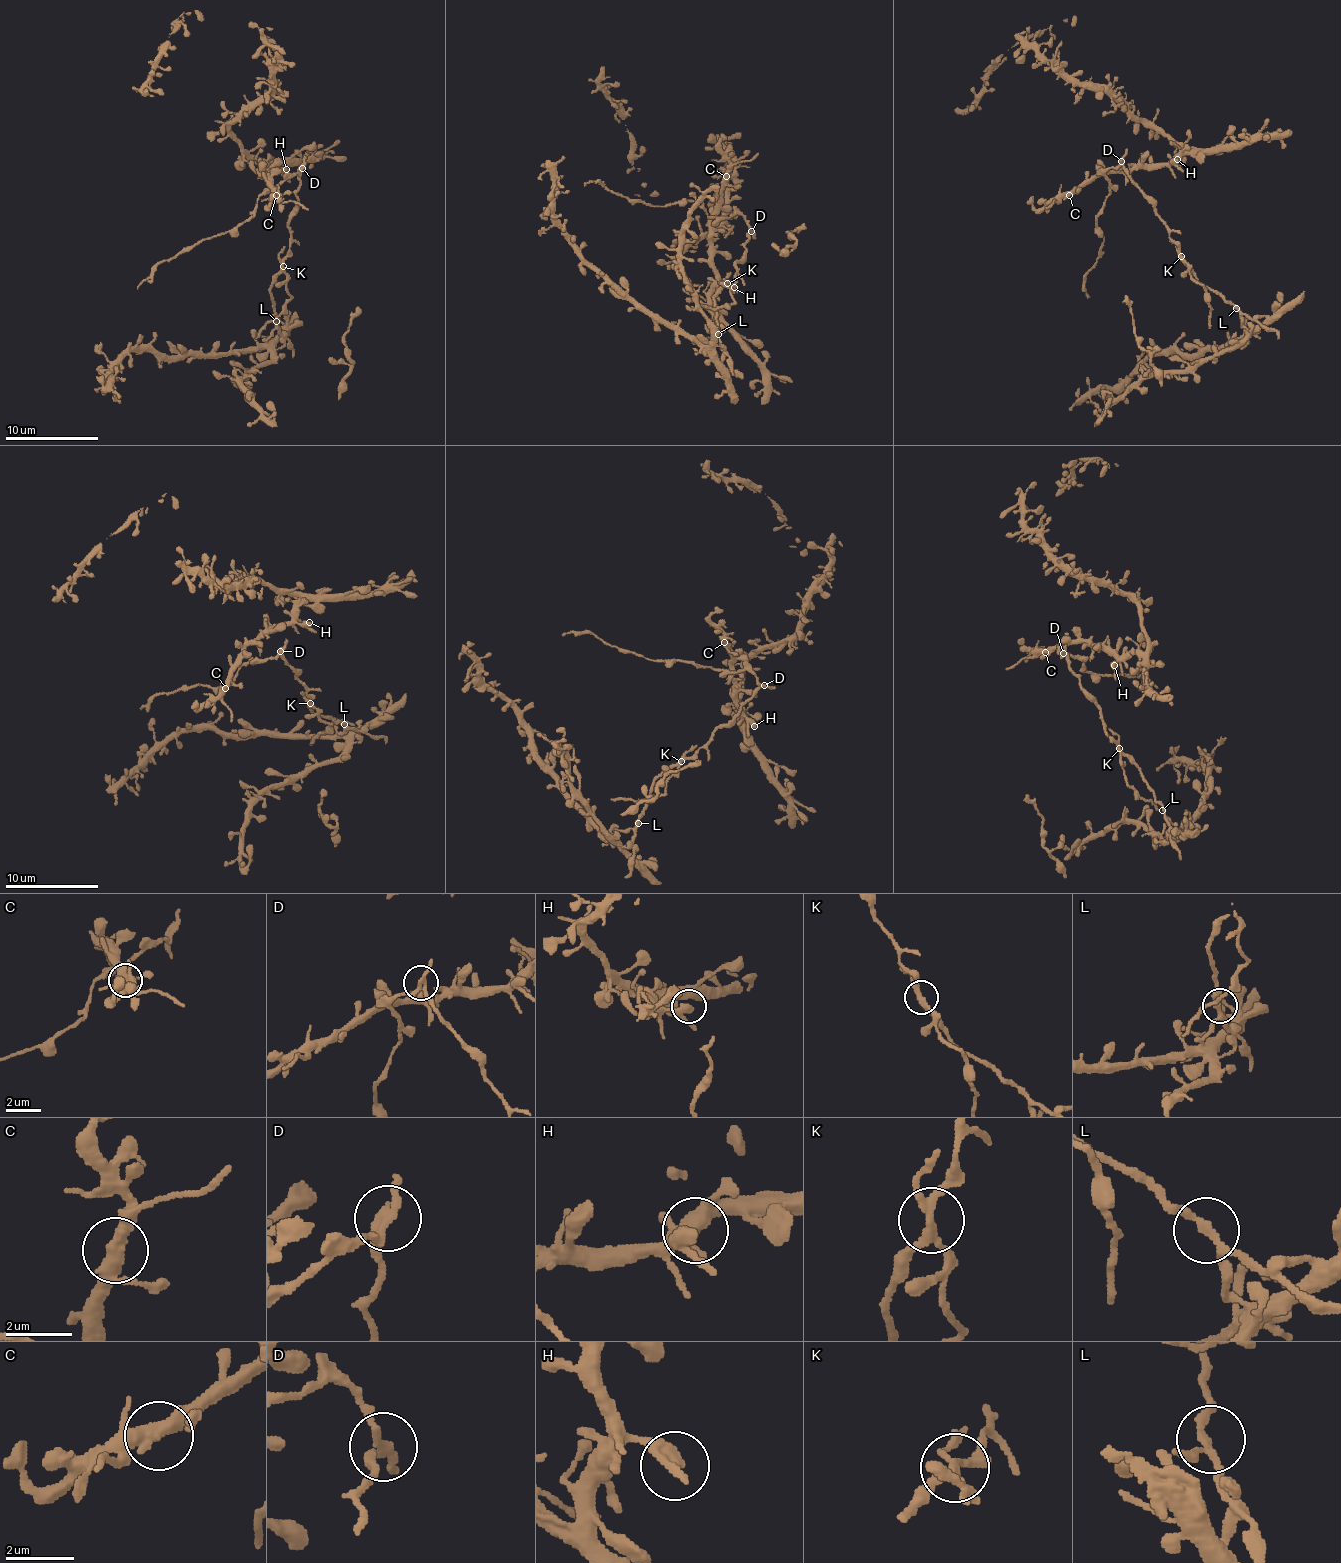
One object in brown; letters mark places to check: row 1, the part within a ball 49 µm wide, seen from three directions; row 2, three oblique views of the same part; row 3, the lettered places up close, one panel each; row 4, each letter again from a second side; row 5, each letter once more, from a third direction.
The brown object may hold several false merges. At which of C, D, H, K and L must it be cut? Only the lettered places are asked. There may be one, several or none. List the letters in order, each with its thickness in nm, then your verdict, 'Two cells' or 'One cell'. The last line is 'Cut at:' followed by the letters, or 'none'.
C: Thickness 360 nm. One cell
D: Thickness 240 nm. Two cells
H: Thickness 320 nm. One cell
K: Thickness 240 nm. Two cells
L: Thickness 190 nm. One cell
Cut at: D, K

